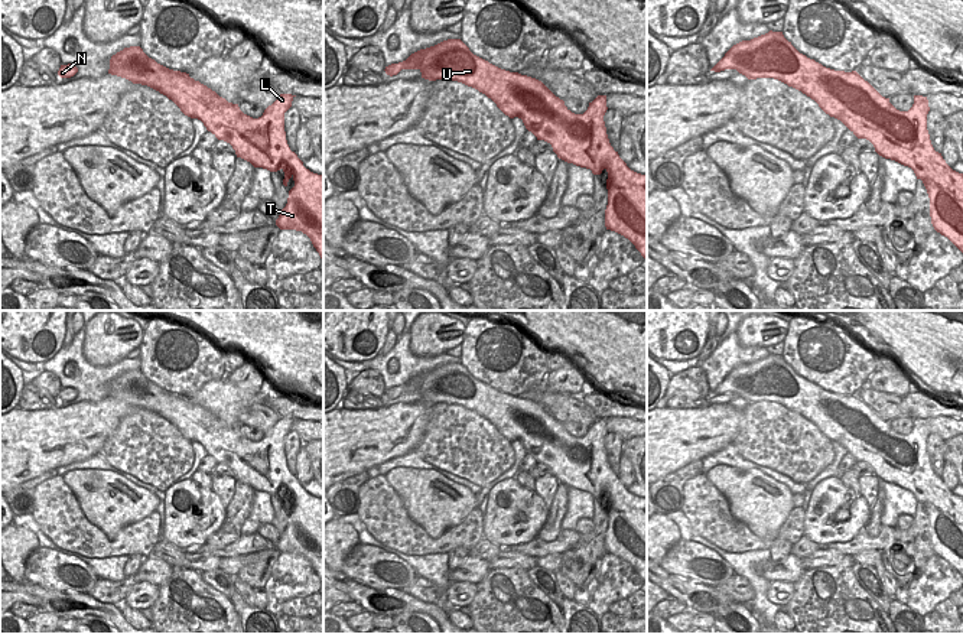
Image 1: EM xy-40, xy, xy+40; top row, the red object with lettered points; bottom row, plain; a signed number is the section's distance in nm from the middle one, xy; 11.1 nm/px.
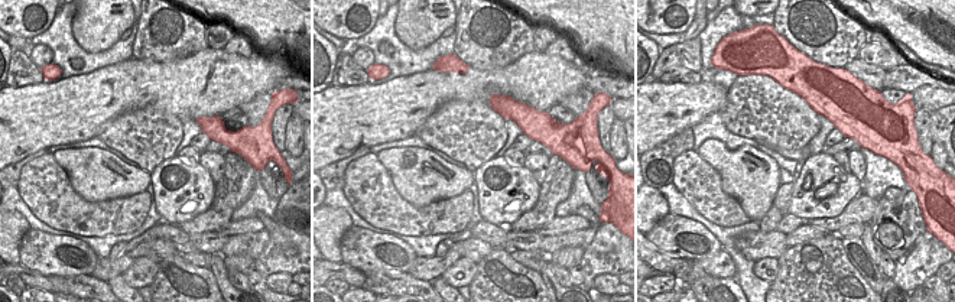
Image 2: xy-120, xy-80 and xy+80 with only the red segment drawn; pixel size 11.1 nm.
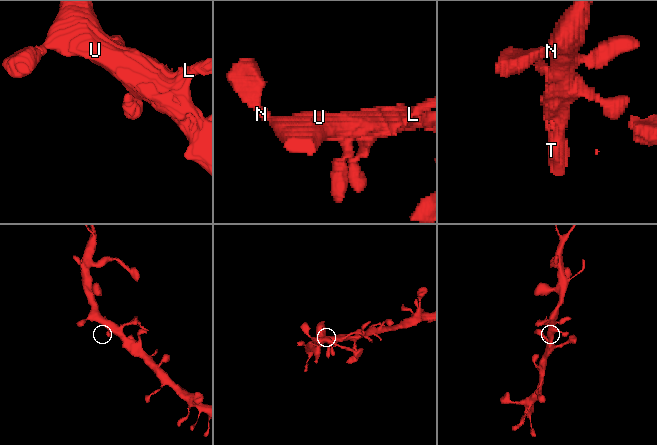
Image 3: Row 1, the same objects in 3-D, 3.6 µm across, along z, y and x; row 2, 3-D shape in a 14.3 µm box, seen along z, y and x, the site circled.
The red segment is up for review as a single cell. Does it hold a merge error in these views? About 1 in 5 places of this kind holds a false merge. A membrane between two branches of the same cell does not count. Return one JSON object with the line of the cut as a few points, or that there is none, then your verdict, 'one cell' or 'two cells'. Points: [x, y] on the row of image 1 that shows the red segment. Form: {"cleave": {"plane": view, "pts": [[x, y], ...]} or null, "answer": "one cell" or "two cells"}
{"cleave": null, "answer": "one cell"}

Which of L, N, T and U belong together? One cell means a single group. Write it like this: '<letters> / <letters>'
L N T U

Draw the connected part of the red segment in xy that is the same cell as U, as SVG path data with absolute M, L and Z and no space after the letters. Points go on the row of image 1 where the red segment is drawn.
M448 39L420 49L403 62L385 66L384 71L393 77L401 69L419 69L422 78L429 81L448 79L472 87L491 98L510 118L521 118L537 140L552 144L559 159L591 169L593 175L601 175L605 169L608 172L605 227L628 238L647 259L647 175L631 170L611 146L603 121L608 110L606 95L598 95L583 114L575 114L541 81L489 64L474 55L461 39Z

